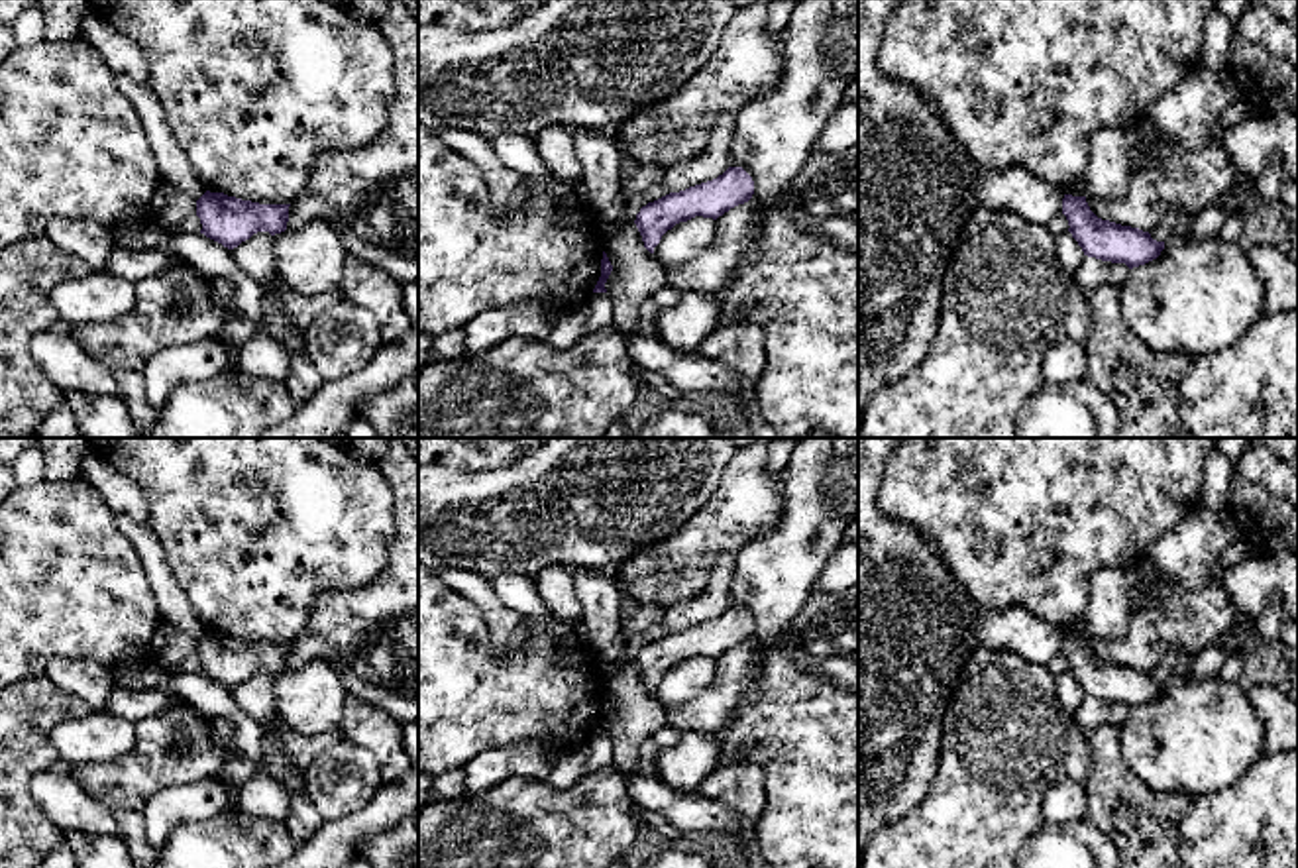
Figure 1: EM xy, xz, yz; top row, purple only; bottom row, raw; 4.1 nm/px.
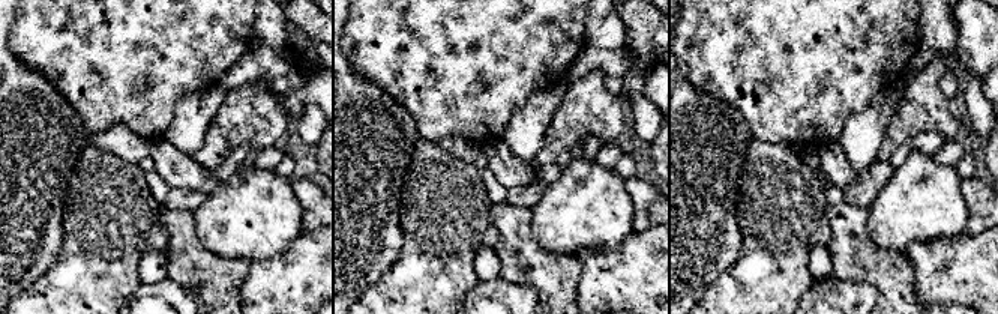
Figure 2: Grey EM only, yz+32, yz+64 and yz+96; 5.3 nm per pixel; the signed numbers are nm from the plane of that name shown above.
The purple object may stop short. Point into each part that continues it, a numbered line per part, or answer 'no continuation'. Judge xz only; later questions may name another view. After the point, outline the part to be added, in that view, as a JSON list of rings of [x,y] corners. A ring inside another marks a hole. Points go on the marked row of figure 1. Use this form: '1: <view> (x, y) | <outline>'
no continuation

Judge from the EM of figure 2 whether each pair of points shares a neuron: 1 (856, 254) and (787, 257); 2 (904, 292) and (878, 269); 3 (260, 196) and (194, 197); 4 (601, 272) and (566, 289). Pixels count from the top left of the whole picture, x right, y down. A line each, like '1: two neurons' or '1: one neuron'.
1: two neurons
2: one neuron
3: two neurons
4: two neurons

